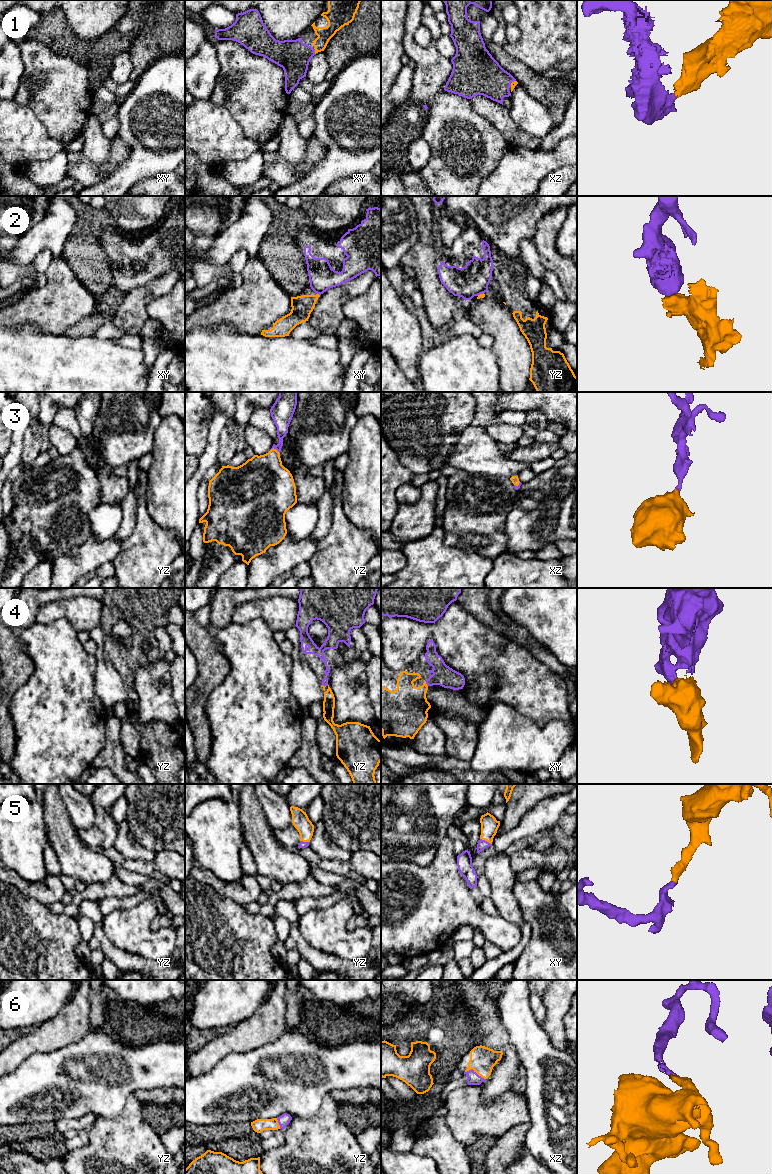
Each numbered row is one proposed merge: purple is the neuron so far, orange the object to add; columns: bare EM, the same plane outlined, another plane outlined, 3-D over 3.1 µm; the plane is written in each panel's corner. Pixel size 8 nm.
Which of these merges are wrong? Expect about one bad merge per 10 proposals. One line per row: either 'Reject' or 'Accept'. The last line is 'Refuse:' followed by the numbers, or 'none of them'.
1: Accept
2: Reject
3: Accept
4: Accept
5: Accept
6: Accept
Refuse: 2

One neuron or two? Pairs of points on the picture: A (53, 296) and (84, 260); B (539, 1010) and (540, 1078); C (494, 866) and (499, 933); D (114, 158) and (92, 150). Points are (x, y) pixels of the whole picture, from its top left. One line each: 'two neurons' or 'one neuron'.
A: two neurons
B: two neurons
C: two neurons
D: two neurons

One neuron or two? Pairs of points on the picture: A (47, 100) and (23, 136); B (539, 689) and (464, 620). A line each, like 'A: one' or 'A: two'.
A: two
B: one

